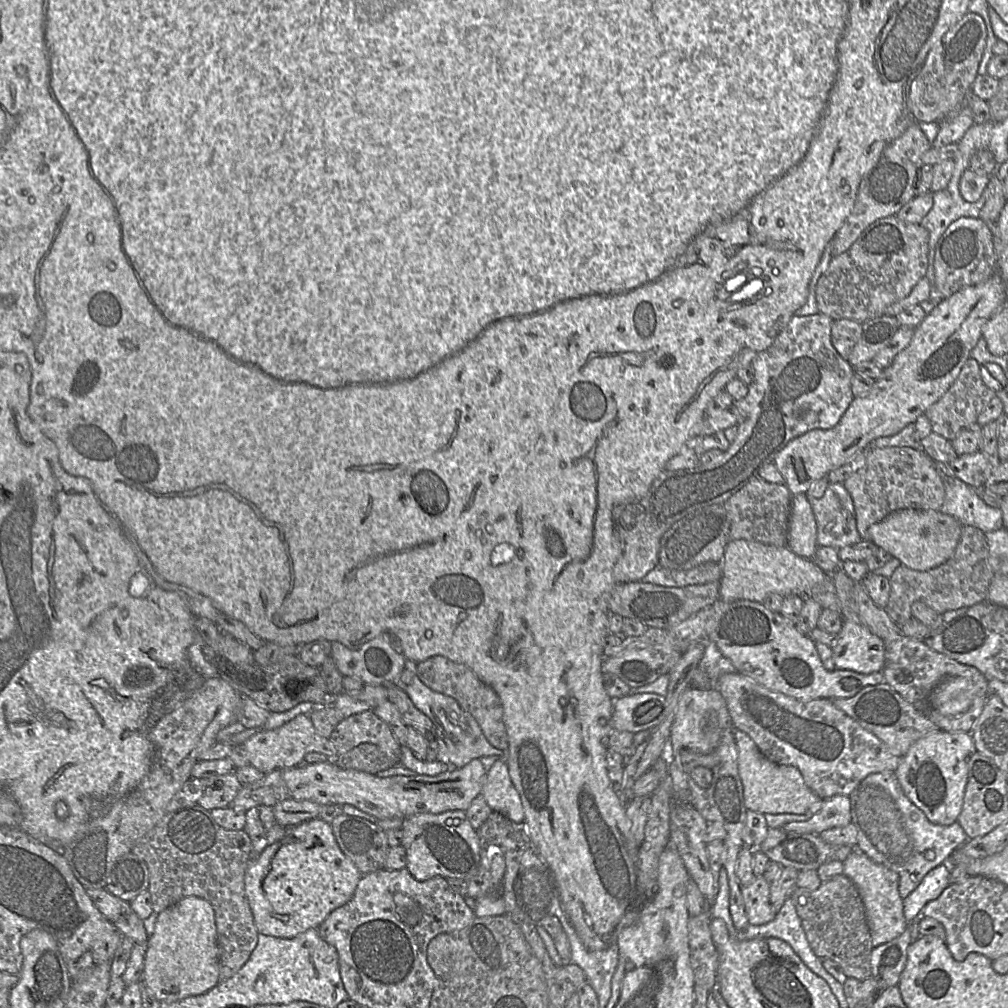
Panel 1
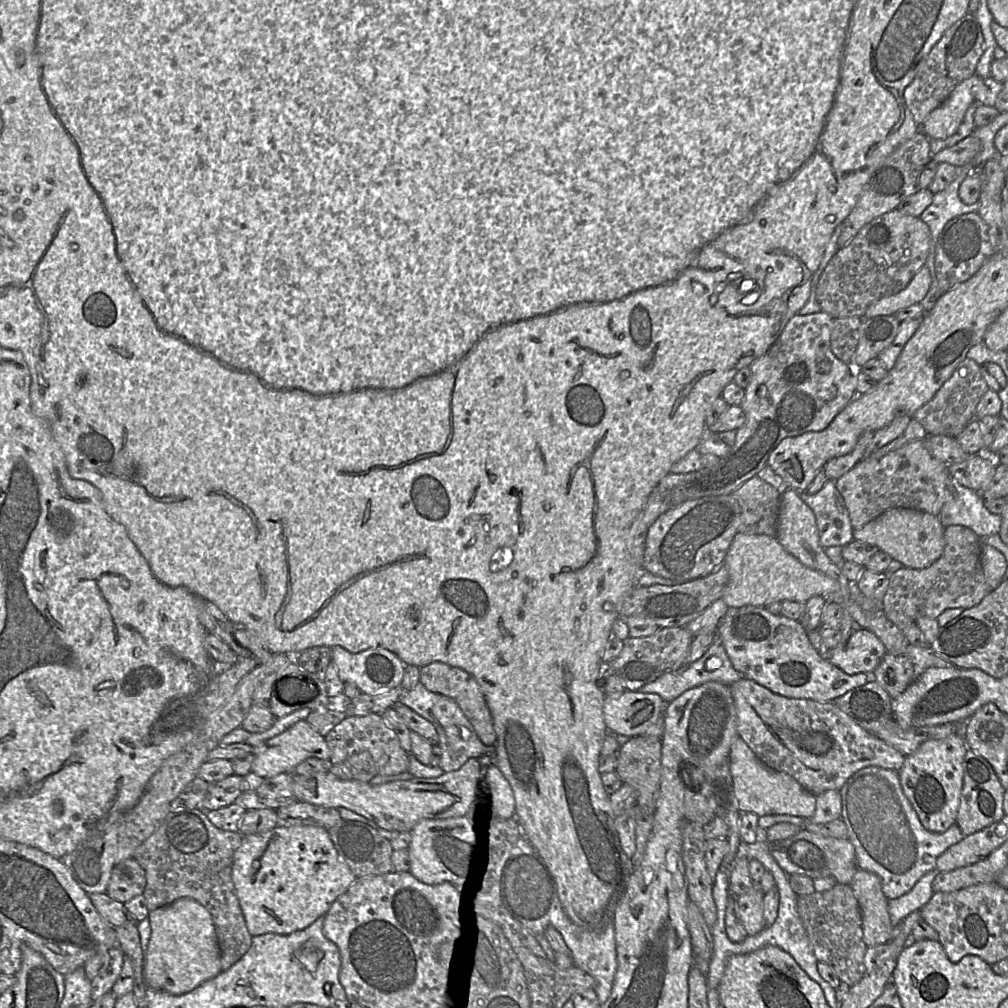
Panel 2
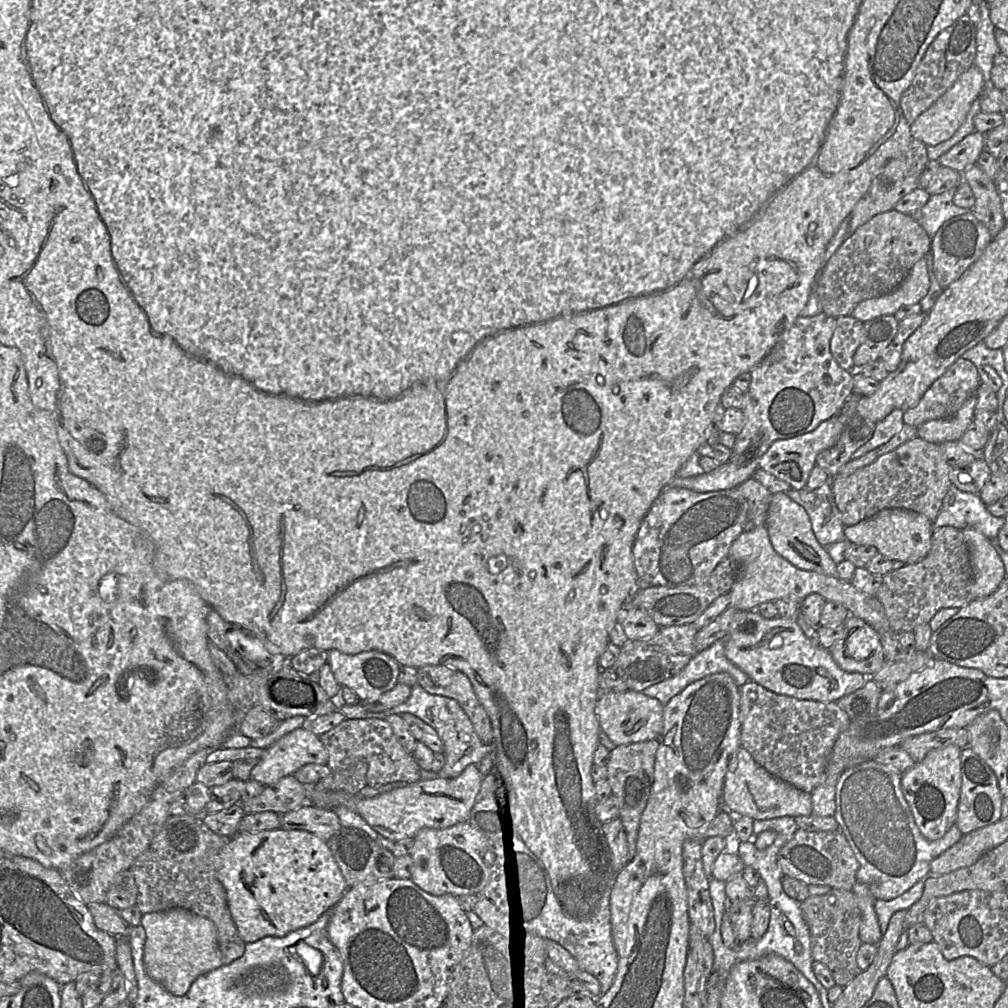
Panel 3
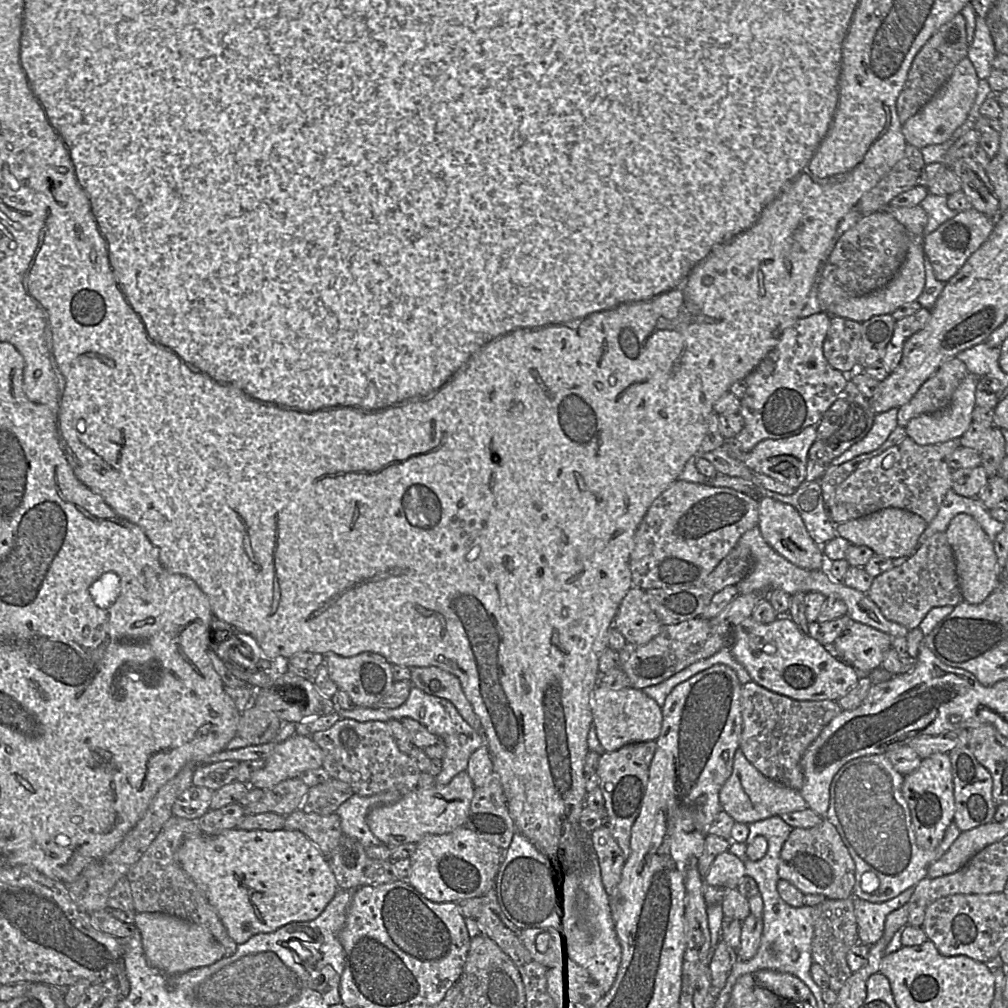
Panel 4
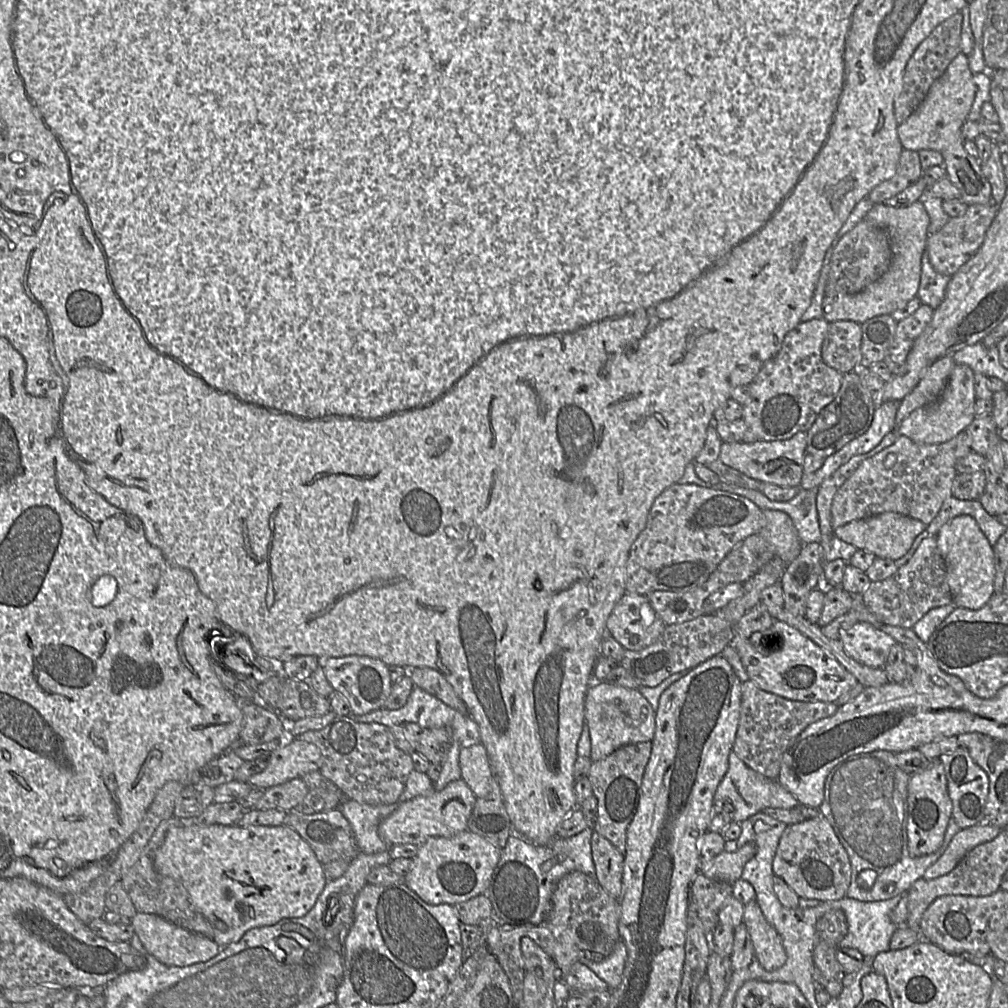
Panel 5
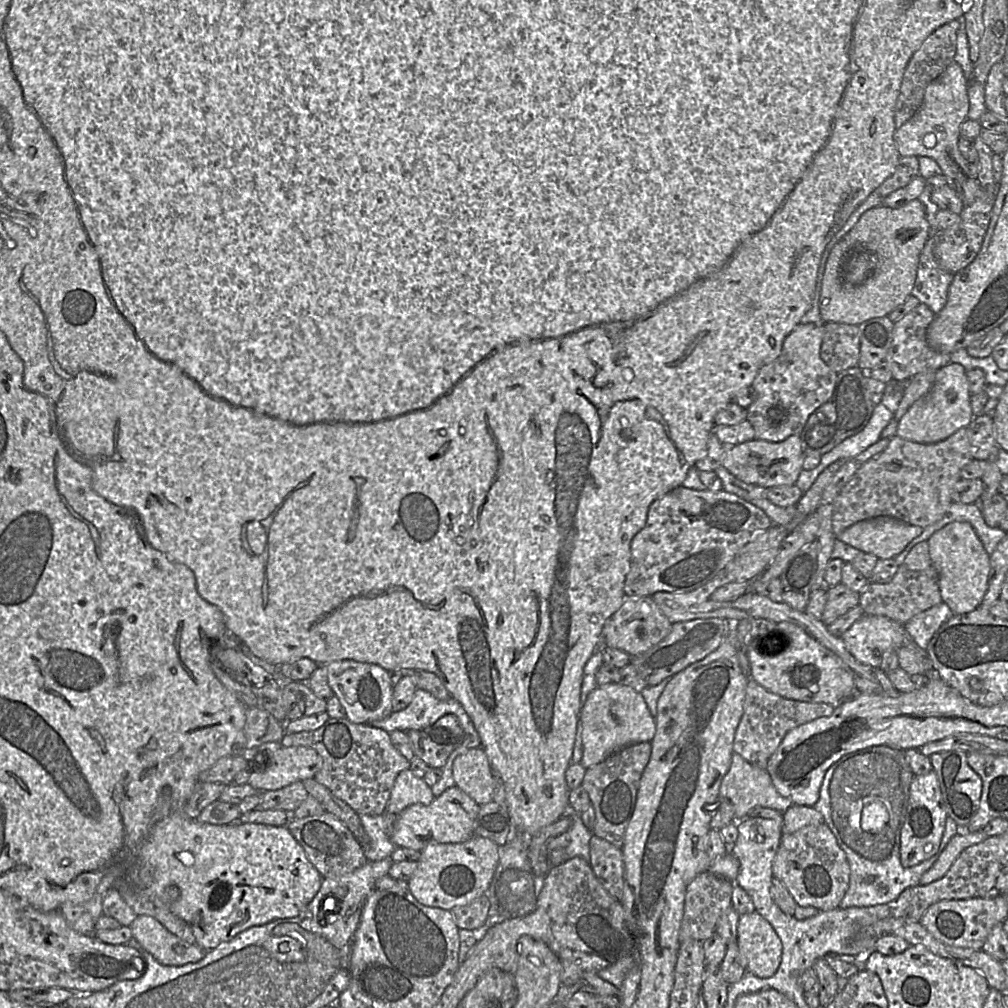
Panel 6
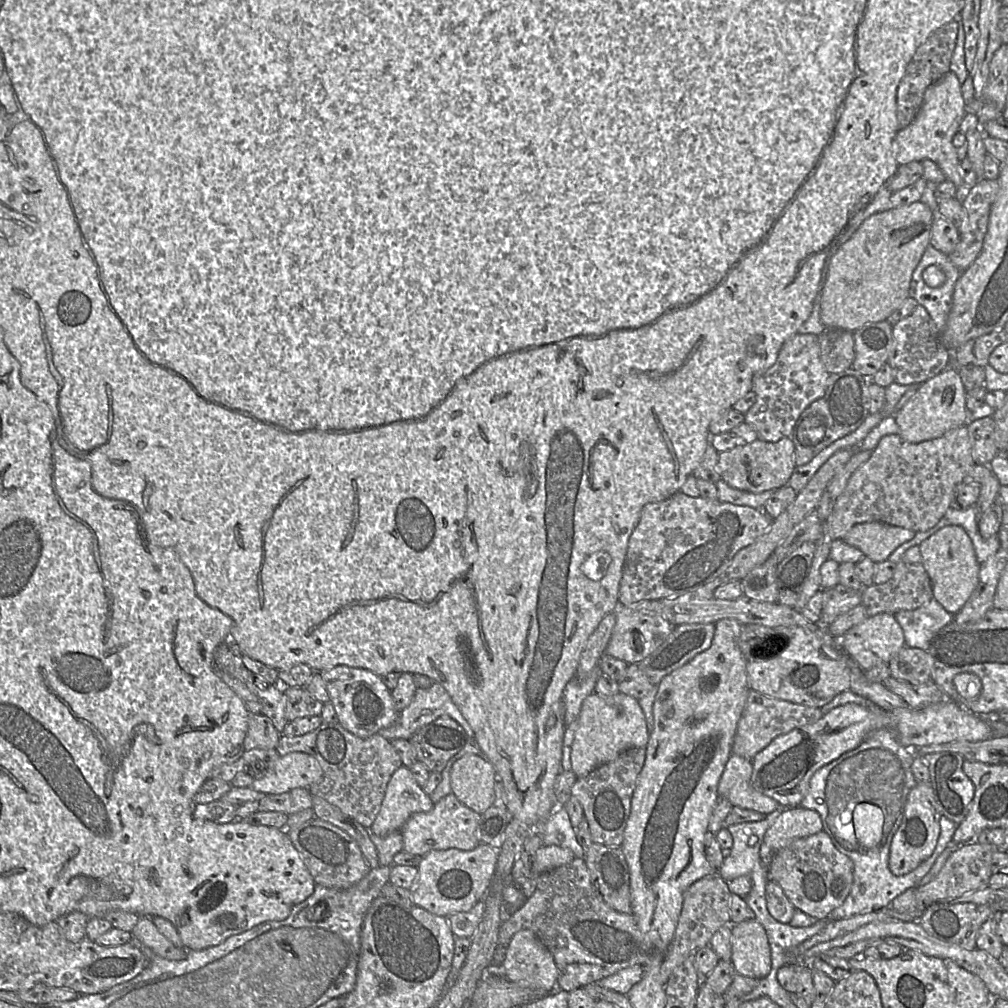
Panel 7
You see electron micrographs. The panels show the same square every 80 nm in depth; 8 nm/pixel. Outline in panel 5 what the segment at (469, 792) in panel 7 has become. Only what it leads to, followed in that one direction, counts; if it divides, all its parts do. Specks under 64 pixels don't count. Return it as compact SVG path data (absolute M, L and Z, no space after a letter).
M475 744L459 754L461 779L469 786L475 797L483 798L491 789L492 768L485 747Z

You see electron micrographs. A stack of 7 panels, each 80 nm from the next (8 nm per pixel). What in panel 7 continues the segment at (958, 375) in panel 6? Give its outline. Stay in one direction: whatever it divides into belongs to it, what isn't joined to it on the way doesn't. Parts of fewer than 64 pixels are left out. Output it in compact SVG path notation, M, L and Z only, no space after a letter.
M948 367L917 387L915 395L895 413L899 434L908 443L920 443L943 436L948 431L966 425L966 389L957 369Z

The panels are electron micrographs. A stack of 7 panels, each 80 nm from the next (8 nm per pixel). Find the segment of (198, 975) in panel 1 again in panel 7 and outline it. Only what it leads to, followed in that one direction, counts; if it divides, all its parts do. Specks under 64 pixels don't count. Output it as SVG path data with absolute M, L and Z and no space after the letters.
M140 916L131 934L165 959L182 960L187 956L188 950L183 946L175 946L158 930L150 917Z

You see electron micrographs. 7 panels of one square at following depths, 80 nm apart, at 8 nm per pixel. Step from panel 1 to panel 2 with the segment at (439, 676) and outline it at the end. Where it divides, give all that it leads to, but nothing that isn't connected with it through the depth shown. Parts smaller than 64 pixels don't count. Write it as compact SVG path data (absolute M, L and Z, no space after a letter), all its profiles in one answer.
M435 661L419 668L419 682L433 693L438 693L454 700L472 724L476 734L485 745L494 745L497 739L493 719L483 692L473 676L461 668Z

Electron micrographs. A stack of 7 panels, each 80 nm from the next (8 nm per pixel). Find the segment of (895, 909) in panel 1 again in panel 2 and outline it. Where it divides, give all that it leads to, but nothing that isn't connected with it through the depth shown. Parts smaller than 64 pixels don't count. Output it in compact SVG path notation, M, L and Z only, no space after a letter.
M858 868L850 883L862 914L862 930L865 944L876 946L890 941L894 936L888 901L882 890L880 878Z

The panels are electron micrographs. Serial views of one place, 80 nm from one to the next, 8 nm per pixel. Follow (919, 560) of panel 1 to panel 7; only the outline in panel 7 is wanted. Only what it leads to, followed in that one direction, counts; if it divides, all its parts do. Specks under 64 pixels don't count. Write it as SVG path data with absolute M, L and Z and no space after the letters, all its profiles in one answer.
M867 522L852 527L842 539L875 563L888 560L902 544L912 540L916 532L882 522Z

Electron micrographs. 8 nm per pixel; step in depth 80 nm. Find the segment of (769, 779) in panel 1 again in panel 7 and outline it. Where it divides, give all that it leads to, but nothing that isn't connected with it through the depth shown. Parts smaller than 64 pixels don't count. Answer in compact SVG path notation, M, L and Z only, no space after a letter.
M732 753L718 783L719 797L726 798L734 807L765 815L783 808L777 801L753 788L752 769L752 760Z

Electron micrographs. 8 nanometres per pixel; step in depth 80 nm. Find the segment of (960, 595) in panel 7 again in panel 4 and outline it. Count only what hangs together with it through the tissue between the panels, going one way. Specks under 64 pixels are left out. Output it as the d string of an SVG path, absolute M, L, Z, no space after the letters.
M968 514L956 515L945 533L955 558L957 577L964 601L970 604L982 603L1001 581L993 542L978 522Z

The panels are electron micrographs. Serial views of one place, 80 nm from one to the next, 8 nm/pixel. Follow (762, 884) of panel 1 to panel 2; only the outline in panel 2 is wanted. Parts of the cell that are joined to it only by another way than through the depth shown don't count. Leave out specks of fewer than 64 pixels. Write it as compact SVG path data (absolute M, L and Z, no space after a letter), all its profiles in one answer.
M753 883L747 892L735 899L735 915L749 936L766 928L763 915L764 895L761 888Z

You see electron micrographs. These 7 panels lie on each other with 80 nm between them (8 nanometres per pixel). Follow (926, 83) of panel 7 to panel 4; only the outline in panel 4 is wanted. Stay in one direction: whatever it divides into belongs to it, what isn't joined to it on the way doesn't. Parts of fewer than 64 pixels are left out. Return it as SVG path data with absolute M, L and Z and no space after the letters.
M958 13L943 24L925 43L915 56L905 86L896 101L896 109L902 125L927 104L952 75L956 65L968 55L970 43L967 40L966 21Z

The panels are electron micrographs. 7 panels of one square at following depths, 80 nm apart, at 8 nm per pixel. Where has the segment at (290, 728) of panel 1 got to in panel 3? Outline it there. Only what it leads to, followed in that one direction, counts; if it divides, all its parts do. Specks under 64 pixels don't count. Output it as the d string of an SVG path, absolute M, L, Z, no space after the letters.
M300 727L266 750L260 763L252 769L250 779L269 786L306 764L324 765L327 760L328 753L319 736Z

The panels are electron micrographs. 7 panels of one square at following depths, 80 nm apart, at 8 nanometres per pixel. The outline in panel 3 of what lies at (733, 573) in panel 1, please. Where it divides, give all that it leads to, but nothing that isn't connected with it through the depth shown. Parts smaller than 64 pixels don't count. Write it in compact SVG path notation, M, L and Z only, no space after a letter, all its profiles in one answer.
M765 526L743 531L731 544L727 557L737 564L737 576L728 595L729 607L738 611L756 610L760 604L778 599L801 601L809 594L817 593L826 602L843 605L850 615L861 618L878 632L892 630L884 607L875 596L857 590L850 582L837 576L795 567L773 549Z

